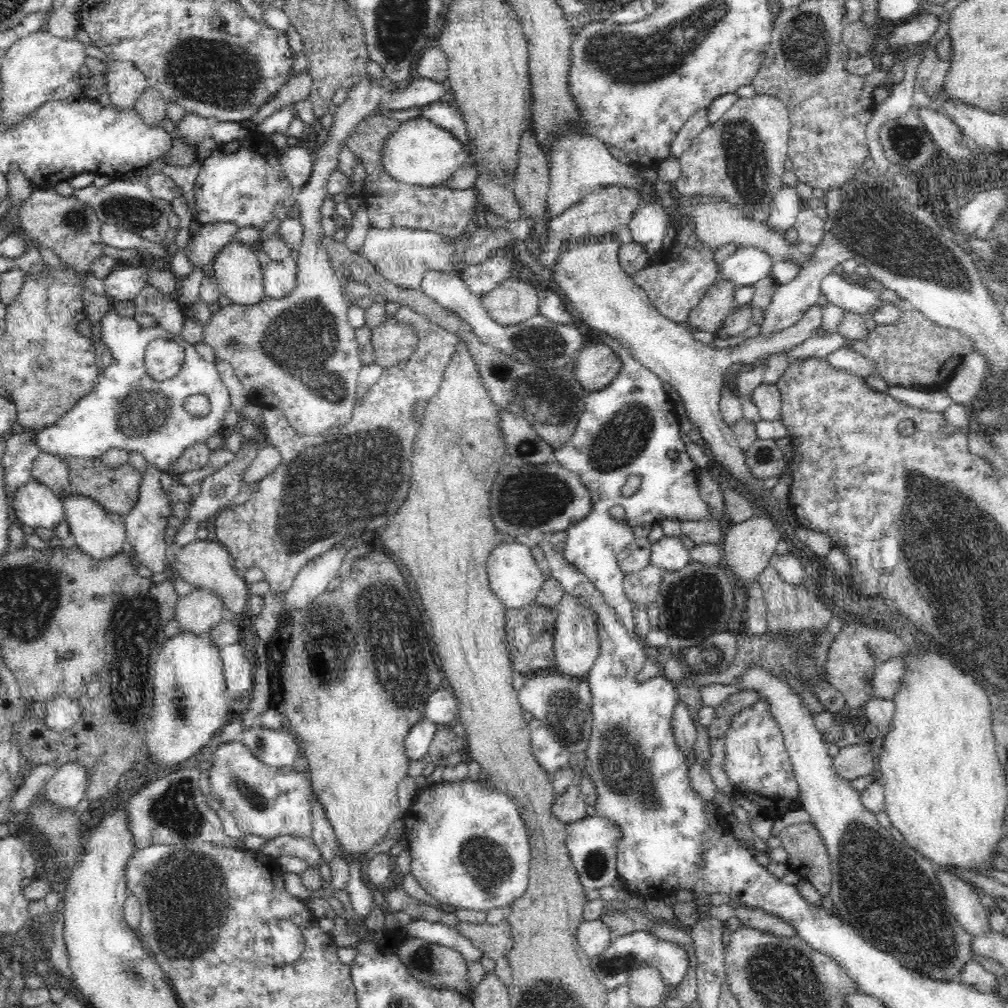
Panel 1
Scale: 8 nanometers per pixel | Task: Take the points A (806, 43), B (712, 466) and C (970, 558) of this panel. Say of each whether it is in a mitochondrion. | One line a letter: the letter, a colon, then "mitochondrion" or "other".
A: mitochondrion
B: other
C: mitochondrion

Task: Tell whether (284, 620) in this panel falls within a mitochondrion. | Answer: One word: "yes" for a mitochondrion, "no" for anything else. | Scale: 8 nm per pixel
no

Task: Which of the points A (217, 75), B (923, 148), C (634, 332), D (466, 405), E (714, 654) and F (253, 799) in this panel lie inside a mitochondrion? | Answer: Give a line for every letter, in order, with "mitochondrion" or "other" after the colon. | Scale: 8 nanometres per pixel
A: mitochondrion
B: mitochondrion
C: other
D: other
E: mitochondrion
F: mitochondrion

